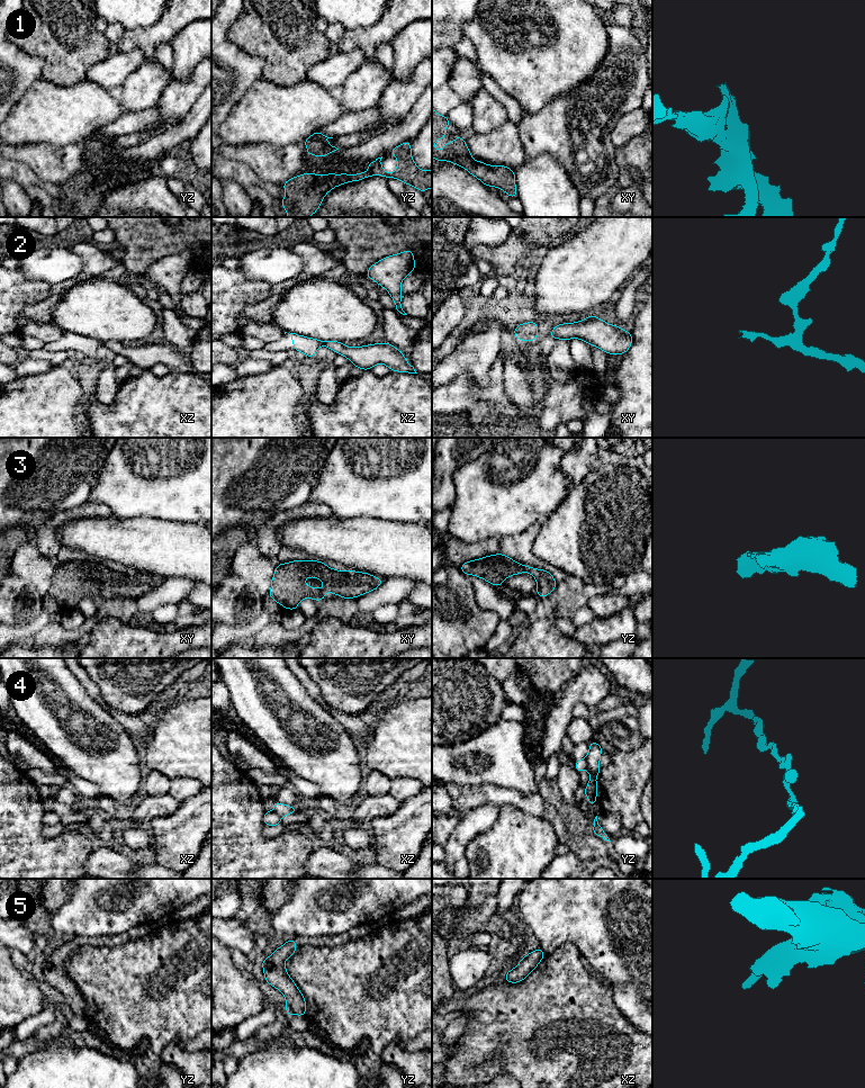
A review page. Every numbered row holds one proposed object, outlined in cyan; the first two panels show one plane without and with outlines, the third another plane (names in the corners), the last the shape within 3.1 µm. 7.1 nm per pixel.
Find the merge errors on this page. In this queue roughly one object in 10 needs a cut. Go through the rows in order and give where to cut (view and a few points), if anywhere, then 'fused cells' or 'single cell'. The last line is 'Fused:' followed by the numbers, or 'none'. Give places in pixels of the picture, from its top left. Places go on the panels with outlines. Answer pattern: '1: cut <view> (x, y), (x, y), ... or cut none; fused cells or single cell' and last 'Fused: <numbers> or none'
1: cut none; single cell
2: cut none; single cell
3: cut none; single cell
4: cut yz (585, 758), (587, 767); fused cells
5: cut none; single cell
Fused: 4

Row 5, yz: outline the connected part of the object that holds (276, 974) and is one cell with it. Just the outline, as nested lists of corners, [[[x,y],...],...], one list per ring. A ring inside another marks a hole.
[[[288,939],[261,962],[265,982],[277,988],[286,998],[286,1015],[306,1015],[306,1000],[295,981],[288,975],[285,961],[292,956],[297,948],[295,939]]]

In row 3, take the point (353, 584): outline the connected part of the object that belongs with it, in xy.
[[[294,560],[286,564],[277,564],[276,572],[271,579],[271,588],[269,596],[273,599],[281,606],[287,610],[298,609],[298,604],[303,599],[309,597],[321,602],[324,600],[326,592],[330,591],[333,595],[336,594],[342,599],[355,599],[360,595],[369,593],[378,588],[385,579],[372,576],[369,573],[355,572],[355,570],[337,570],[326,566],[319,560]],[[307,577],[318,578],[324,583],[324,588],[315,588],[307,586],[304,579]]]

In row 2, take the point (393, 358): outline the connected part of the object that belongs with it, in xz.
[[[296,333],[290,334],[294,343],[291,350],[303,352],[308,358],[313,358],[319,347],[327,347],[337,354],[348,358],[354,367],[362,370],[370,370],[373,366],[384,363],[390,371],[417,374],[414,367],[408,365],[403,351],[387,342],[353,348],[345,347],[339,341],[321,341]]]

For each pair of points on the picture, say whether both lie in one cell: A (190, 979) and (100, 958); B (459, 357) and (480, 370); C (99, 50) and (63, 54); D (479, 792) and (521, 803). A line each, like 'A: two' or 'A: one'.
A: one
B: one
C: one
D: one

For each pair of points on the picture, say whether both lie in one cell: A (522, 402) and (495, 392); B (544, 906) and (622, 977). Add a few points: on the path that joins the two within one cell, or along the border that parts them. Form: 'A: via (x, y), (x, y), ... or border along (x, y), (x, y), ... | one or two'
A: border along (505, 366), (503, 371), (504, 393) | two
B: via (566, 914), (607, 955) | one

